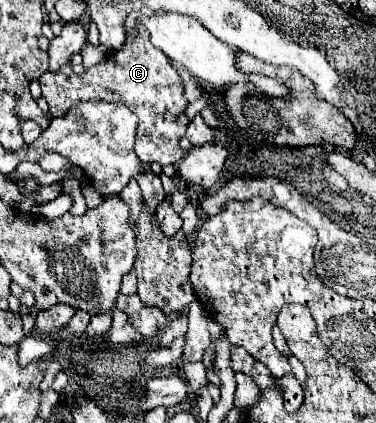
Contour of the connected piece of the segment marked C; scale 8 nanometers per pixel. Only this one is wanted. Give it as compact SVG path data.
M138 25L138 37L126 37L120 51L108 53L102 63L86 69L84 75L75 74L70 65L66 65L58 71L46 71L40 77L40 87L52 117L62 117L70 107L88 99L126 105L138 115L136 155L146 163L176 165L184 157L184 151L178 145L188 125L188 117L184 115L188 101L182 95L182 79L168 57L150 43L150 33L142 25Z

